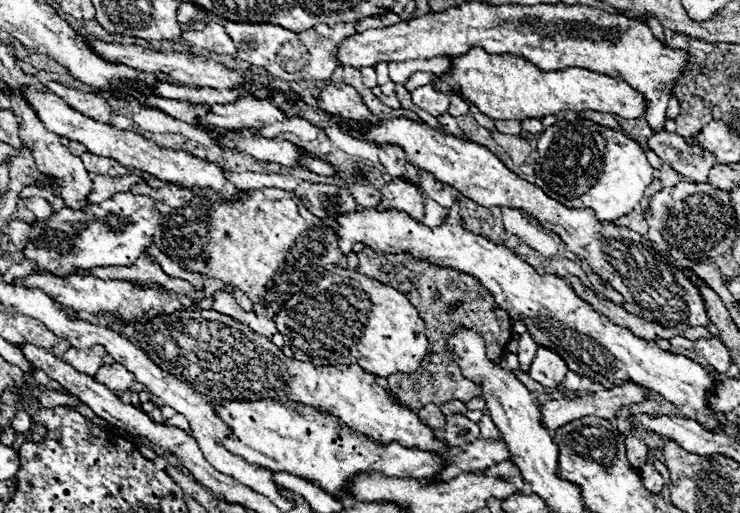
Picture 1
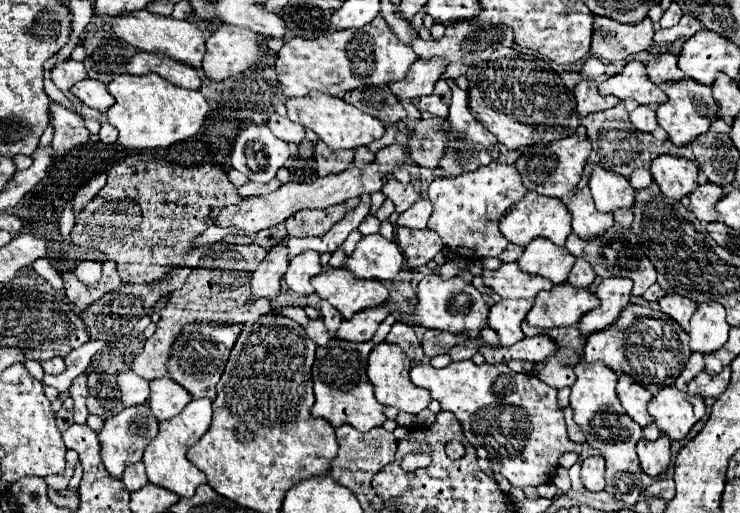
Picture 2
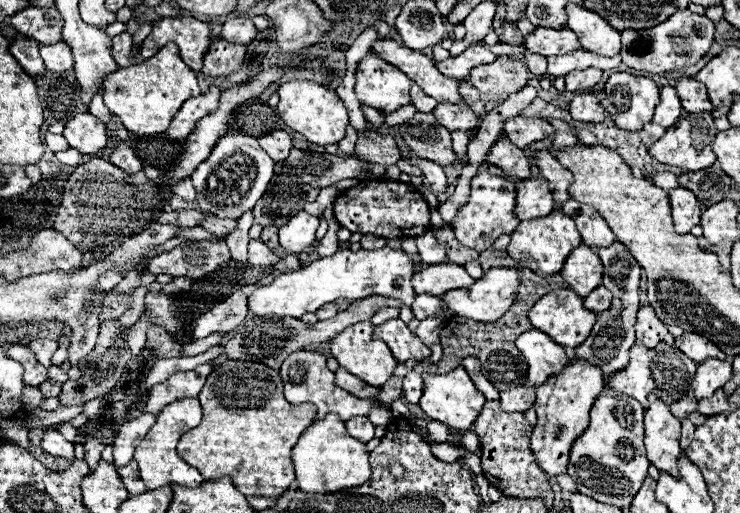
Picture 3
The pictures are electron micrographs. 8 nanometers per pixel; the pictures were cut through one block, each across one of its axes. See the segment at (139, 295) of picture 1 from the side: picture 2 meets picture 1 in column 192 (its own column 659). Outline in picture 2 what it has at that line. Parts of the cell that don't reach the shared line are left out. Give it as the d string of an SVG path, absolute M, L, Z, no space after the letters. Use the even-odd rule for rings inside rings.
M666 294L658 300L662 312L666 312L670 318L674 318L686 332L690 332L690 326L688 326L688 320L690 316L696 312L698 304L690 298L684 298L684 296L678 296L678 294Z

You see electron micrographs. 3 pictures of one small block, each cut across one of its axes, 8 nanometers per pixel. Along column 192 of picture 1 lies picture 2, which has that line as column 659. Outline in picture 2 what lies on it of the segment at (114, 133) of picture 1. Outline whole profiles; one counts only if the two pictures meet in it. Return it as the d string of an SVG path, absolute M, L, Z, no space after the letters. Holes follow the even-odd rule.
M658 156L656 160L652 160L650 172L660 190L674 200L690 196L690 192L694 192L694 188L698 186L698 168L692 160L686 158Z

